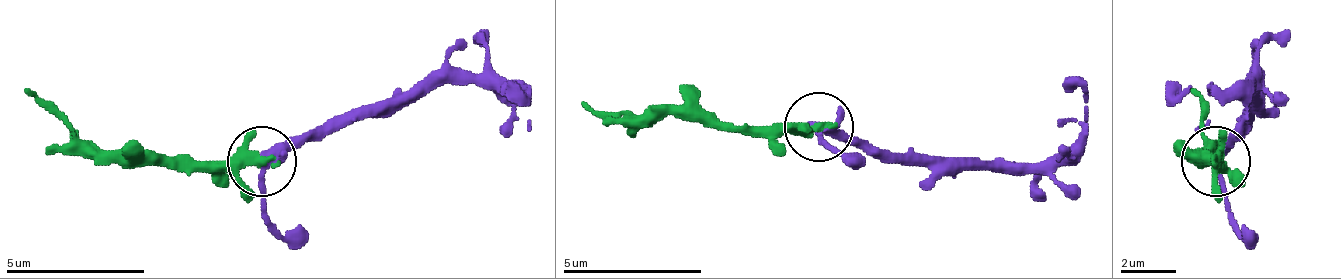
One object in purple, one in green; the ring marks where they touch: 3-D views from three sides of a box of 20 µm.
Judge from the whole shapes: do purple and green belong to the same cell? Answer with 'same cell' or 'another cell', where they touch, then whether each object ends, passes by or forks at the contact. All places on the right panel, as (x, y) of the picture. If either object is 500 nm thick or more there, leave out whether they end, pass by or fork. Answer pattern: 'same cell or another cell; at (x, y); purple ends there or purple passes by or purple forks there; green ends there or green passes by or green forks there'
same cell; at (1215, 161); purple forks there; green forks there

